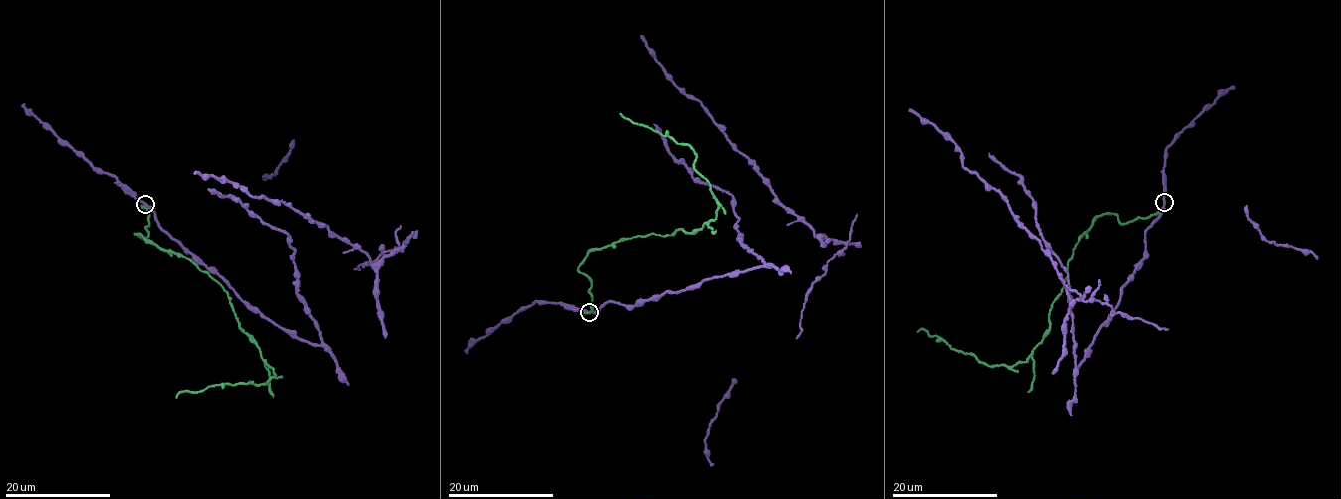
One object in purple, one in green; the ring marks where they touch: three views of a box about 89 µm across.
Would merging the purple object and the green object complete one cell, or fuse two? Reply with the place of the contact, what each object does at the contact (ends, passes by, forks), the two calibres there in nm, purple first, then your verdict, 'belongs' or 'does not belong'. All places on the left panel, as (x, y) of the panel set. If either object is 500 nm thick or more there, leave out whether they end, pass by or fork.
place (145, 204); purple passes by; green ends; calibres 200 and 300 nm; does not belong

